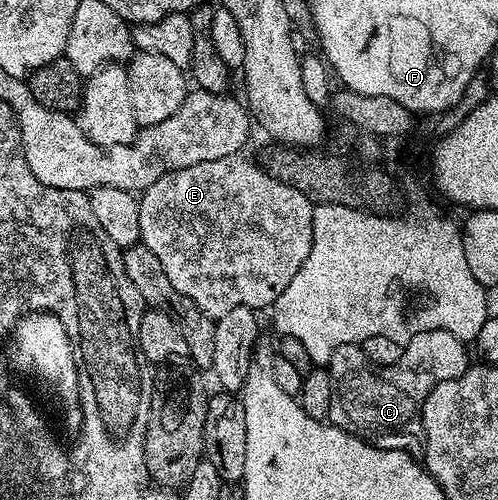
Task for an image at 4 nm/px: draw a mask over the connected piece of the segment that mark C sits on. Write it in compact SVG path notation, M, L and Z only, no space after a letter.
M427 328L424 332L417 332L407 341L403 354L399 362L395 362L395 366L377 368L365 357L360 344L339 346L339 350L331 354L327 365L331 378L331 410L328 423L358 436L360 440L366 440L377 448L399 450L408 452L414 458L420 457L425 450L425 431L421 421L423 402L436 384L451 378L459 378L471 367L469 352L465 348L468 348L466 341L455 338L455 334L442 328Z

